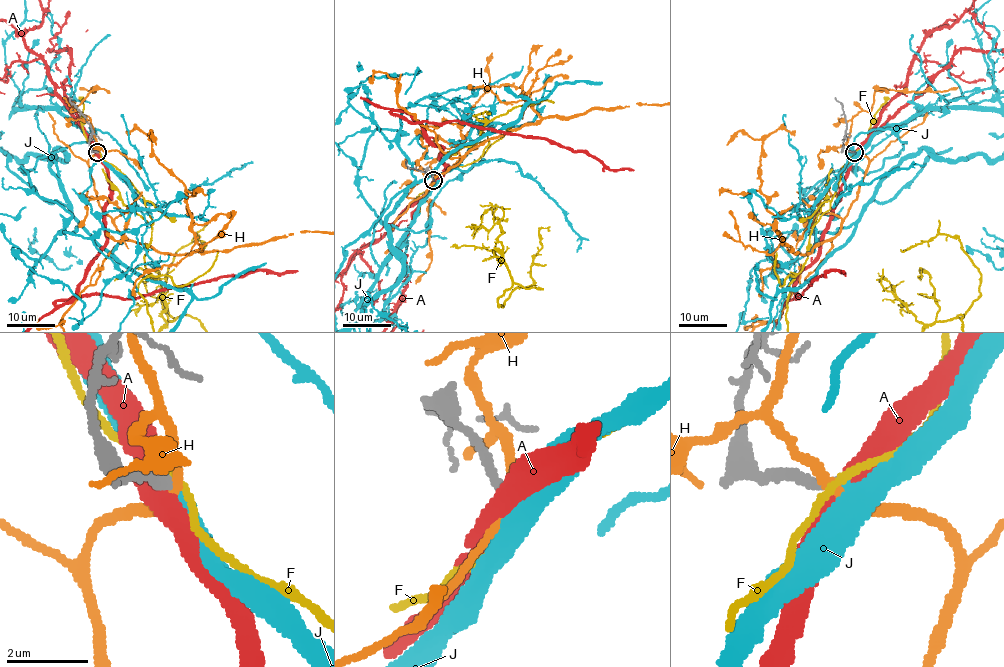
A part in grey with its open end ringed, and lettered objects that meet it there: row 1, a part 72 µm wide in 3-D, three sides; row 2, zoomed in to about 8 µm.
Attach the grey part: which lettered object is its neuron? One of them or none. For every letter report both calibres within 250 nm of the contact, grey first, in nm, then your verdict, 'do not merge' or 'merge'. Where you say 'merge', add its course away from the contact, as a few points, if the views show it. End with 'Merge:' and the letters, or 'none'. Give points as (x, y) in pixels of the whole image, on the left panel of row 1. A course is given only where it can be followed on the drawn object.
A: calibres 240 and 500 nm; do not merge
F: calibres 240 and 160 nm; do not merge
H: calibres 240 and 240 nm; do not merge
J: calibres 240 and 400 nm; merge
Merge: J

